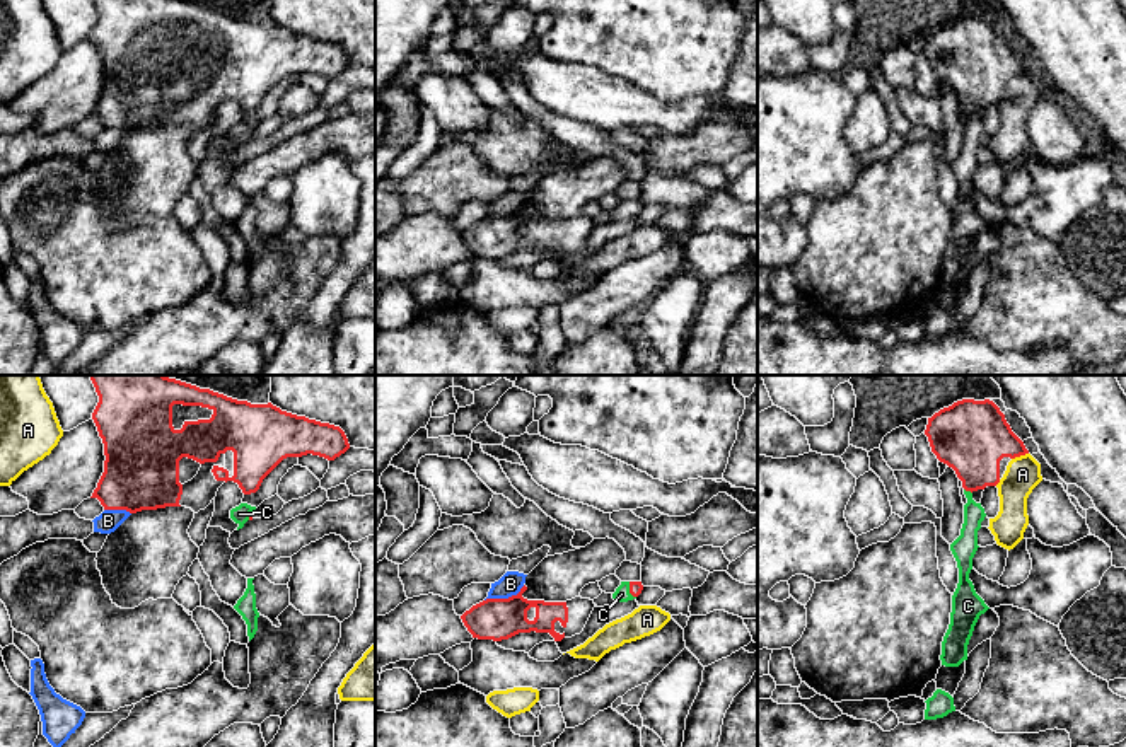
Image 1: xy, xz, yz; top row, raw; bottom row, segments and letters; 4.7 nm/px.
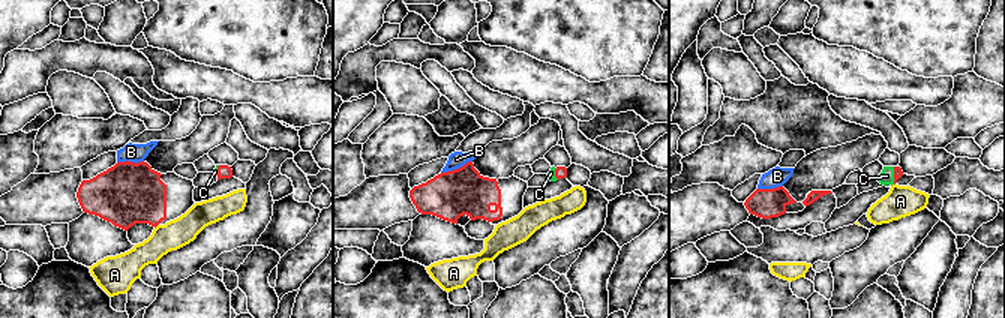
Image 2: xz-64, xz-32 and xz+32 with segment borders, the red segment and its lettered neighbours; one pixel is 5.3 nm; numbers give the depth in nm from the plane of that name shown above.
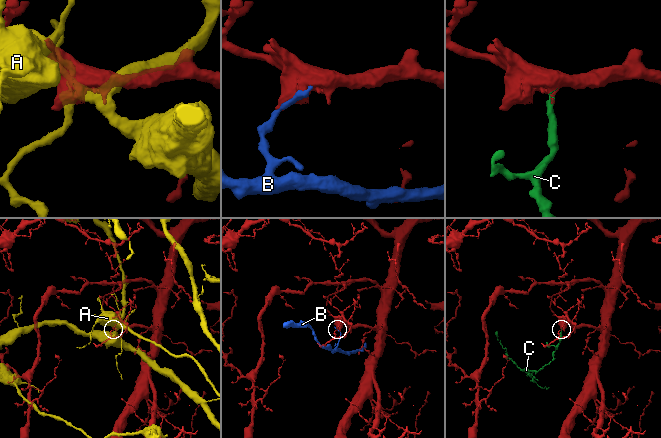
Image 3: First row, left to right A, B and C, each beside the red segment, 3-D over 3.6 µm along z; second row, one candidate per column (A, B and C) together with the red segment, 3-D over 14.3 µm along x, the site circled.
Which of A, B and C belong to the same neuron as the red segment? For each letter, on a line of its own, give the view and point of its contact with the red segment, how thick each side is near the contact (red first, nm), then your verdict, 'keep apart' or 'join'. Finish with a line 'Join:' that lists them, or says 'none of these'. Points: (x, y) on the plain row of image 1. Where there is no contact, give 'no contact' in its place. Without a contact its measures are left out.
A: contact yz (1019, 74); calibres 340 and 170 nm; keep apart
B: contact xz (504, 217); calibres 200 and 110 nm; keep apart
C: contact xz (630, 208); calibres 60 and 70 nm; join
Join: C

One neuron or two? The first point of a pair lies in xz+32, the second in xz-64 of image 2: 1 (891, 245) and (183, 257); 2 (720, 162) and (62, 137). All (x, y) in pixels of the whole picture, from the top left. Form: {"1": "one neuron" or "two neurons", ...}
{"1": "one neuron", "2": "one neuron"}

